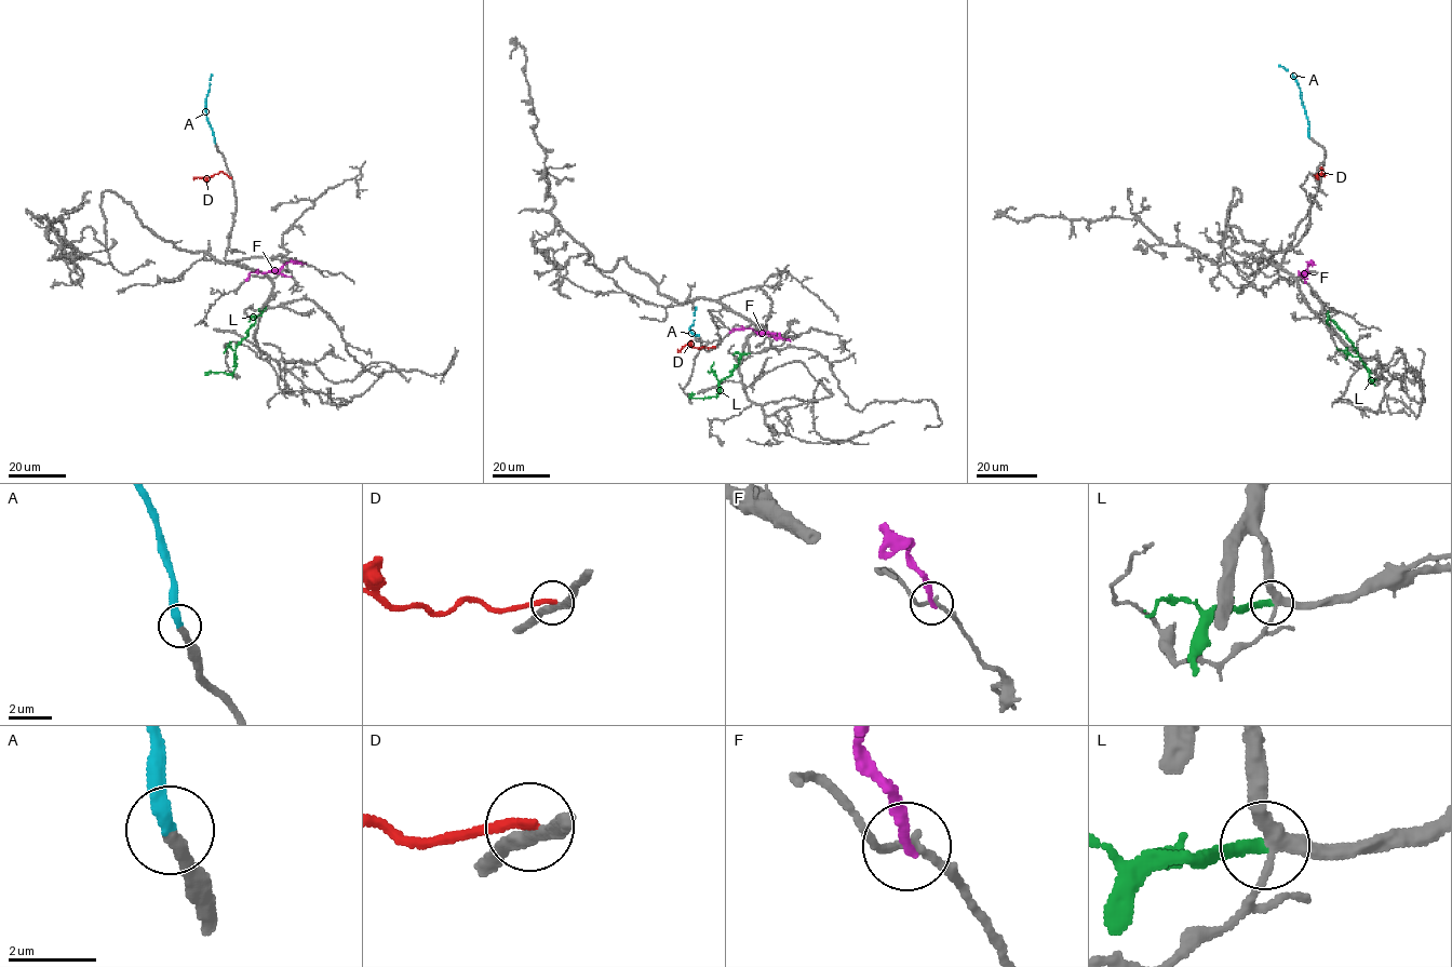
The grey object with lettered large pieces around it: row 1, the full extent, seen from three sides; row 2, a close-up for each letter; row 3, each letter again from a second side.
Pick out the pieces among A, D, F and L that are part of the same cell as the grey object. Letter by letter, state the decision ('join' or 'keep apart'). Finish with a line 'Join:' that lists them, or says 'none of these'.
A: join
D: keep apart
F: keep apart
L: keep apart
Join: A

